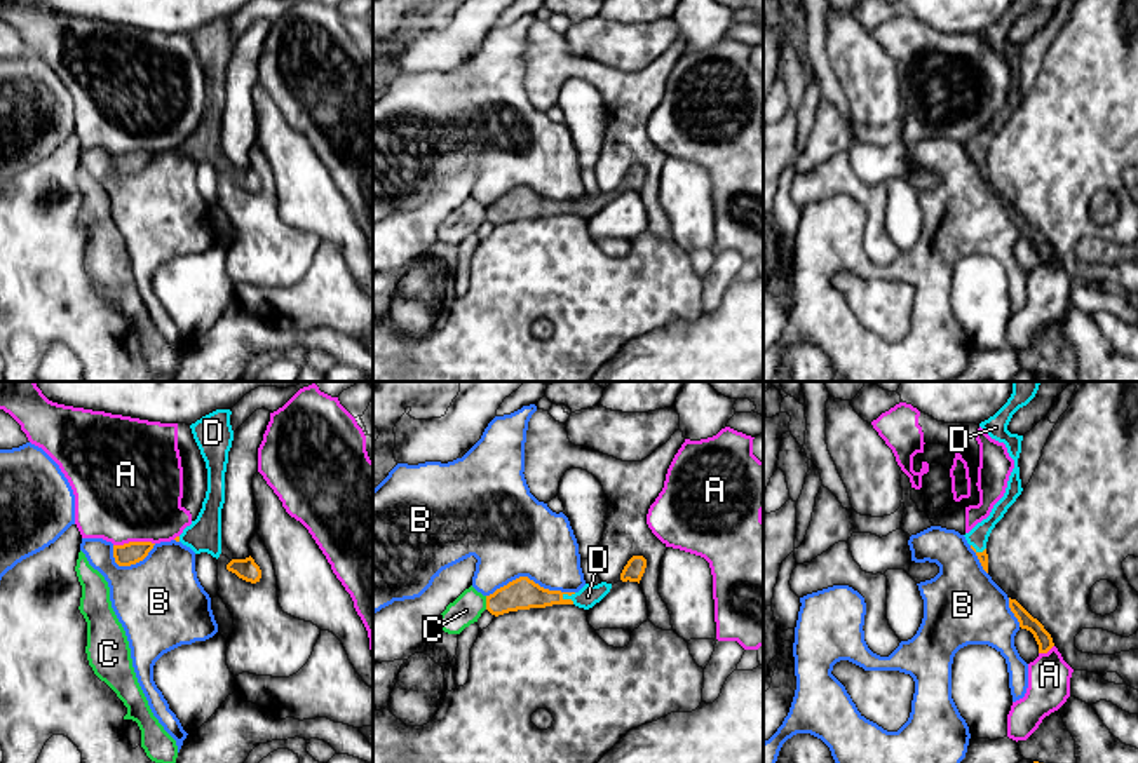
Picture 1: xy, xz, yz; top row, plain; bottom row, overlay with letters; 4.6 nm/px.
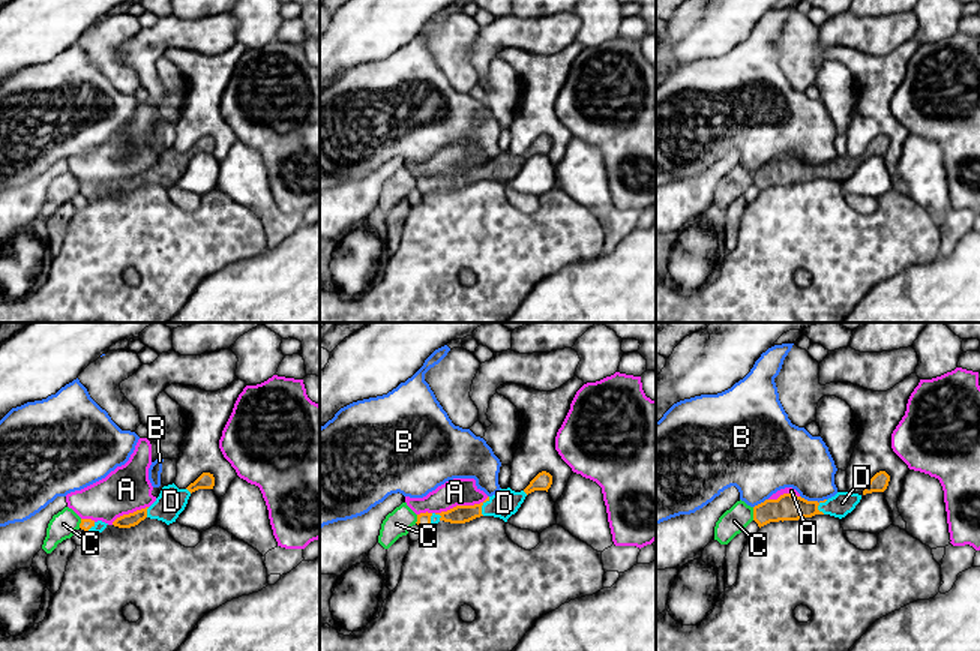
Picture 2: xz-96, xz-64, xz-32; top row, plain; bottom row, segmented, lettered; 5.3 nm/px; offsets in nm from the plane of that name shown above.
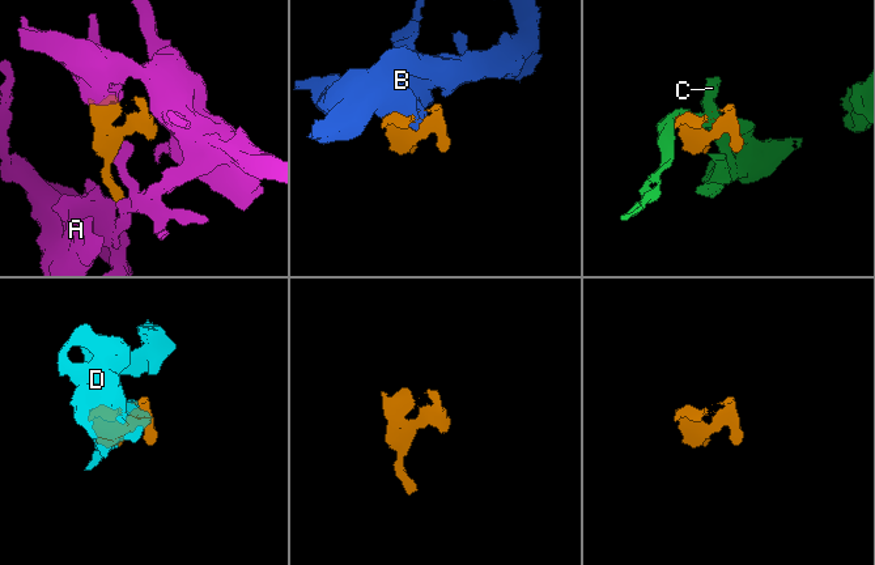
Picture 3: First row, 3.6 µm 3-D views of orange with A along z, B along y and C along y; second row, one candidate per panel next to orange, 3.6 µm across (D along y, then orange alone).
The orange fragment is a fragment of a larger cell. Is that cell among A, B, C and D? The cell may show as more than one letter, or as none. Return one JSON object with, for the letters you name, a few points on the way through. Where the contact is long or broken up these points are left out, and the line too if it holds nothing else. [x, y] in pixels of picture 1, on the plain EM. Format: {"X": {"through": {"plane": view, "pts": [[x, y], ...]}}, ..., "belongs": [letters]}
{"belongs": ["D"]}

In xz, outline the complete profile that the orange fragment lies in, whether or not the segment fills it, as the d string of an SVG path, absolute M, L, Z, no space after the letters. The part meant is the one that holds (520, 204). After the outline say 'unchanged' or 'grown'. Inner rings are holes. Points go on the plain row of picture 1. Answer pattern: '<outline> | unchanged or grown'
M519 186L486 206L486 219L495 226L509 221L545 218L552 214L575 214L589 219L599 213L610 199L612 193L601 192L598 195L586 193L579 202L561 202L544 199L528 186Z | grown

